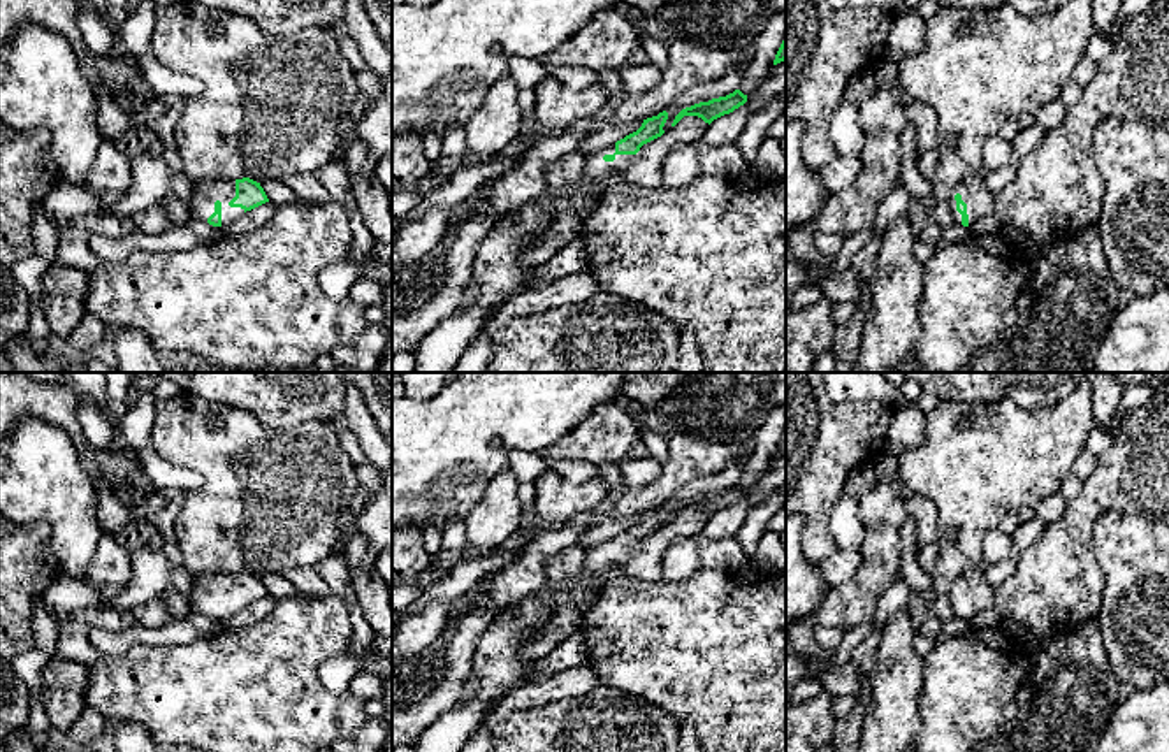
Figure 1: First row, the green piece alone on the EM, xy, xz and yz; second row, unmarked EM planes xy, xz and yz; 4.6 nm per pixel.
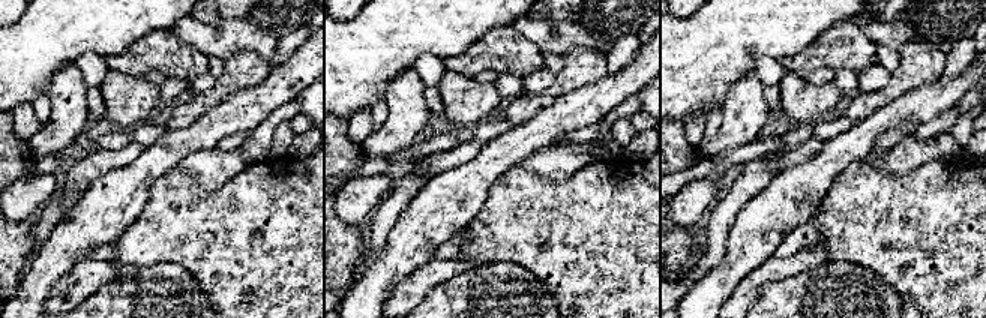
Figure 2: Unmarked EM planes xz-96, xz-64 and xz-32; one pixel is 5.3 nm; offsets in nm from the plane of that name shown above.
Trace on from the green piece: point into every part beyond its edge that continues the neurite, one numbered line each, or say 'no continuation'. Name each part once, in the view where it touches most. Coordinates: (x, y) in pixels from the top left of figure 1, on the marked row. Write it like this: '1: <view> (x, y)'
1: yz (980, 201)

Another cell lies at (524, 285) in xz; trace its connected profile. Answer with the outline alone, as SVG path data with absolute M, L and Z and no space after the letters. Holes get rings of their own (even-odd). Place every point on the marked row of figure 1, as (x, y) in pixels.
M543 265L538 267L531 267L529 272L526 274L526 278L513 288L513 292L497 306L494 306L483 320L482 330L485 329L487 322L513 297L519 293L524 293L527 290L531 290L533 281L540 276Z

